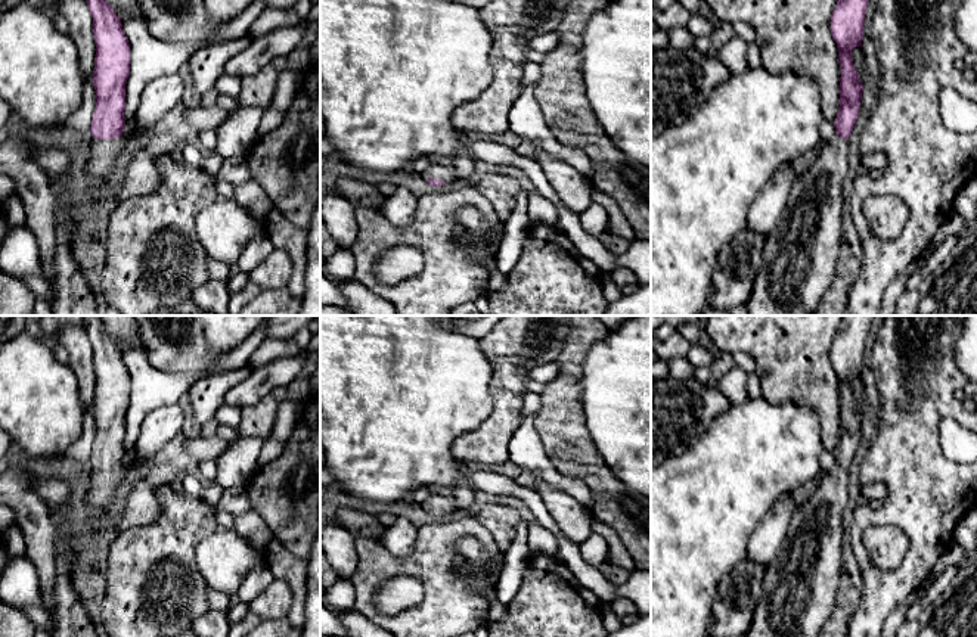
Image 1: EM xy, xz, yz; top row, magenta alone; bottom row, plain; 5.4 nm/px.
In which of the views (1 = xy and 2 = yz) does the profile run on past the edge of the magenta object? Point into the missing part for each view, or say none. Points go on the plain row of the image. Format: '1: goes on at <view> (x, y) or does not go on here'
1: goes on at xy (105, 482)
2: goes on at yz (800, 584)

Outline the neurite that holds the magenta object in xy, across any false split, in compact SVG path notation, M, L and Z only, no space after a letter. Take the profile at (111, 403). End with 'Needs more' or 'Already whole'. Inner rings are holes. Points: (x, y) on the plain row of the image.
M84 316L84 330L93 348L96 388L93 417L96 439L92 447L92 488L89 507L108 507L125 475L125 414L130 407L130 375L121 349L106 332L99 316Z. Needs more

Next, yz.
M844 316L831 345L831 366L837 373L840 407L840 438L834 451L835 466L800 494L787 535L775 559L766 568L763 591L745 637L819 637L828 621L838 585L840 546L847 525L843 510L849 501L849 467L860 442L863 414L855 398L852 380L862 376L865 344L874 316Z. Needs more

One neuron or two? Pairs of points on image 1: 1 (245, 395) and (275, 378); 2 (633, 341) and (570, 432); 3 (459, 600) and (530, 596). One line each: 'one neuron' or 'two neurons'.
1: one neuron
2: two neurons
3: two neurons

